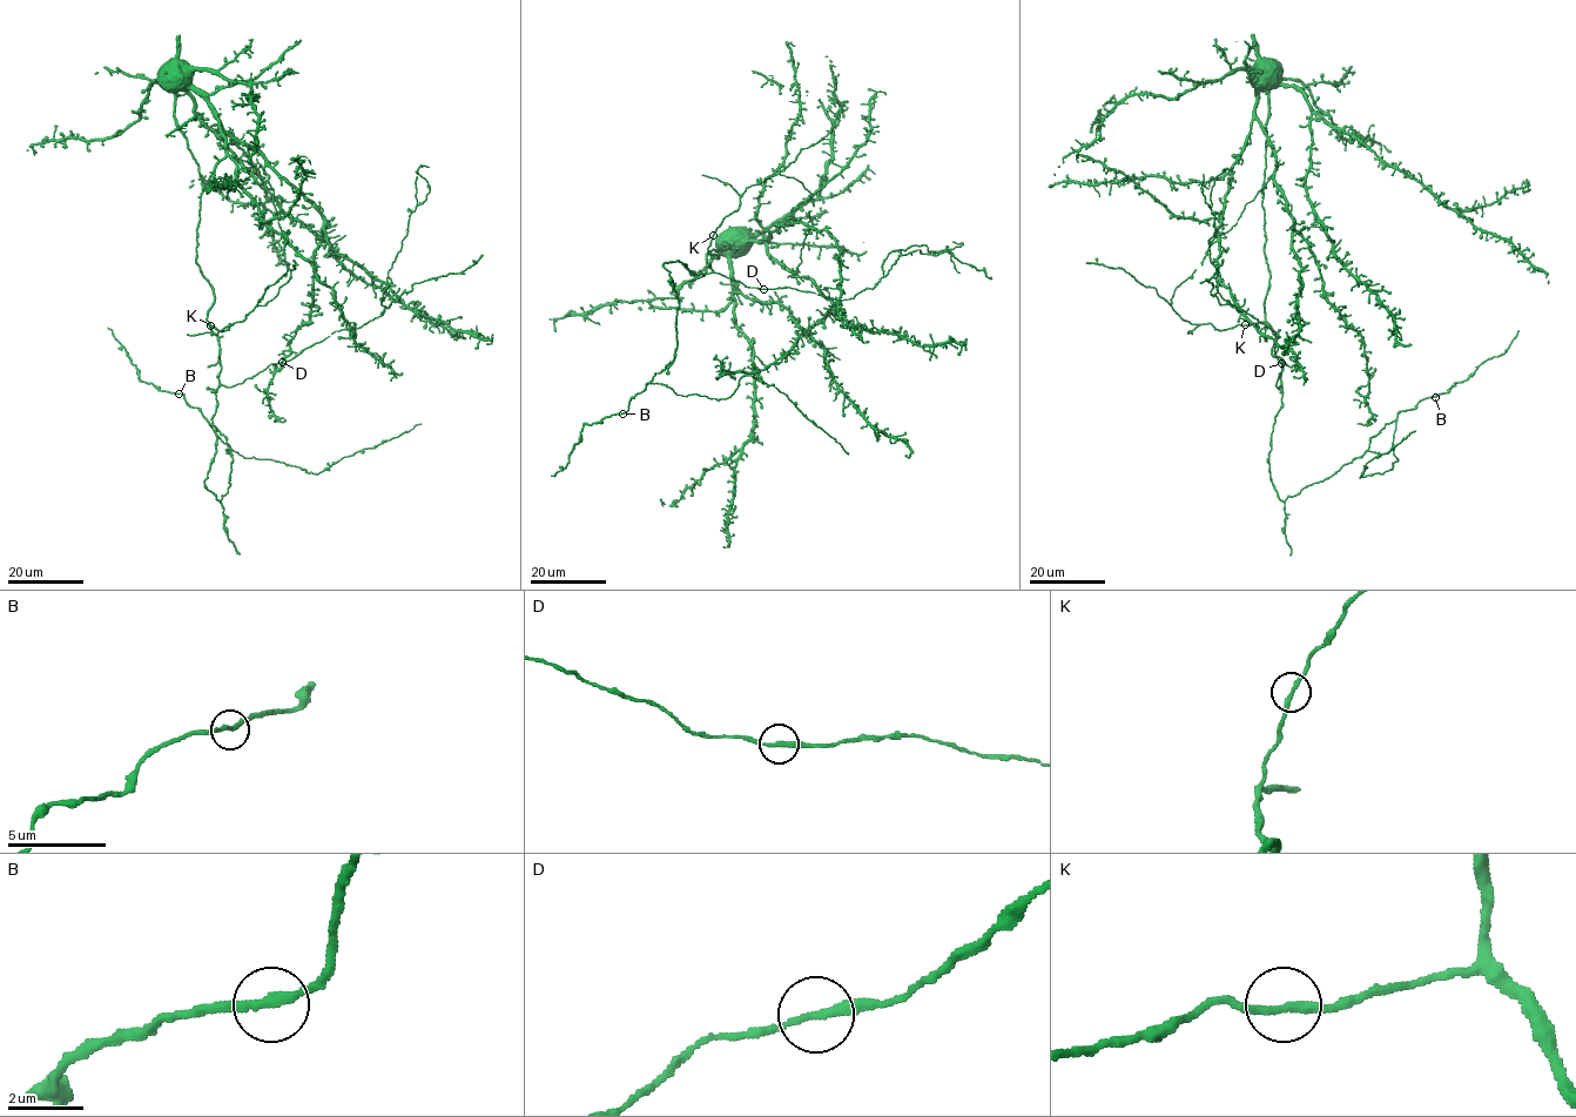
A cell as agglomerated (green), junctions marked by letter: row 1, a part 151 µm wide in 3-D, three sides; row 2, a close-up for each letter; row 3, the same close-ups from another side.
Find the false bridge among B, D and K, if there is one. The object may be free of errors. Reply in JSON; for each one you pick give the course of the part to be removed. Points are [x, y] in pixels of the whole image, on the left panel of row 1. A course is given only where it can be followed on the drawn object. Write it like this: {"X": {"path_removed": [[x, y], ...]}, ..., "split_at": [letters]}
{"split_at": []}

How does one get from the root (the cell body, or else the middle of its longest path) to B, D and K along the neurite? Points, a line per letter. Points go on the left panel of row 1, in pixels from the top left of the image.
B: (173, 67), (164, 87), (203, 187), (196, 263), (221, 365), (204, 482), (221, 499), (227, 439), (179, 394)
D: (173, 67), (164, 87), (203, 187), (196, 263), (214, 296), (219, 382), (235, 385), (282, 361)
K: (173, 67), (163, 76), (164, 87), (174, 94), (175, 122), (203, 187), (196, 263), (214, 296), (210, 325)

